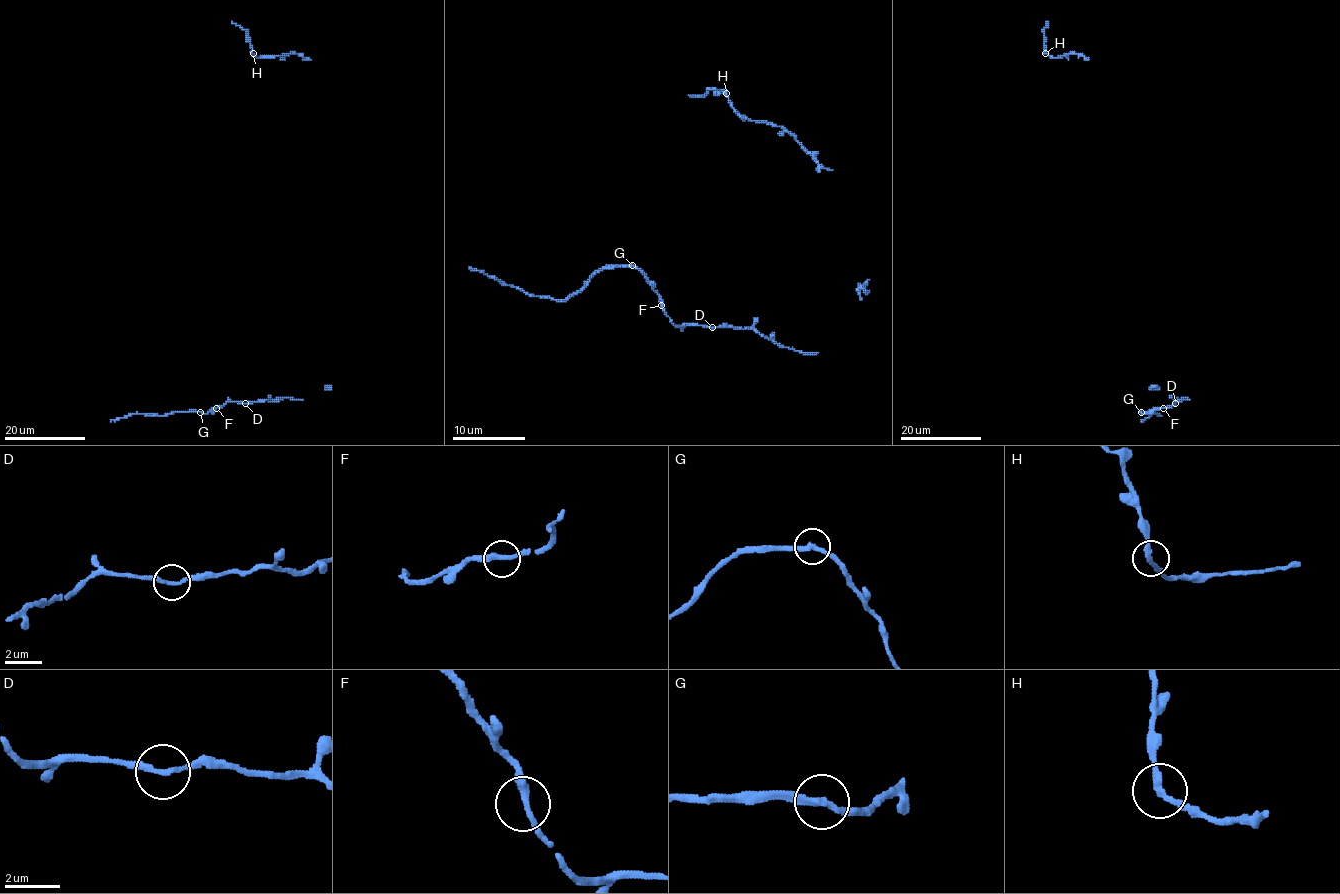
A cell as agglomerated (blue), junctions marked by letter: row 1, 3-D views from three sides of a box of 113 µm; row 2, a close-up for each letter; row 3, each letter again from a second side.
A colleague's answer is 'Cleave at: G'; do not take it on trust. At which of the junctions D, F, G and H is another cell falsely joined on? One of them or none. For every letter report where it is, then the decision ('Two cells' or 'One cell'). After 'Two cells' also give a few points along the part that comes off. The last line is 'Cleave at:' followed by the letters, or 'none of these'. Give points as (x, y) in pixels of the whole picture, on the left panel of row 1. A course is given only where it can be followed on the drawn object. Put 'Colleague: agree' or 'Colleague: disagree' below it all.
D: Place: (245, 403). One cell
F: Place: (216, 408). One cell
G: Place: (200, 412). Two cells. Course of the part to remove: (200, 412), (128, 414), (110, 421)
H: Place: (253, 53). One cell
Cleave at: G
Colleague: agree

